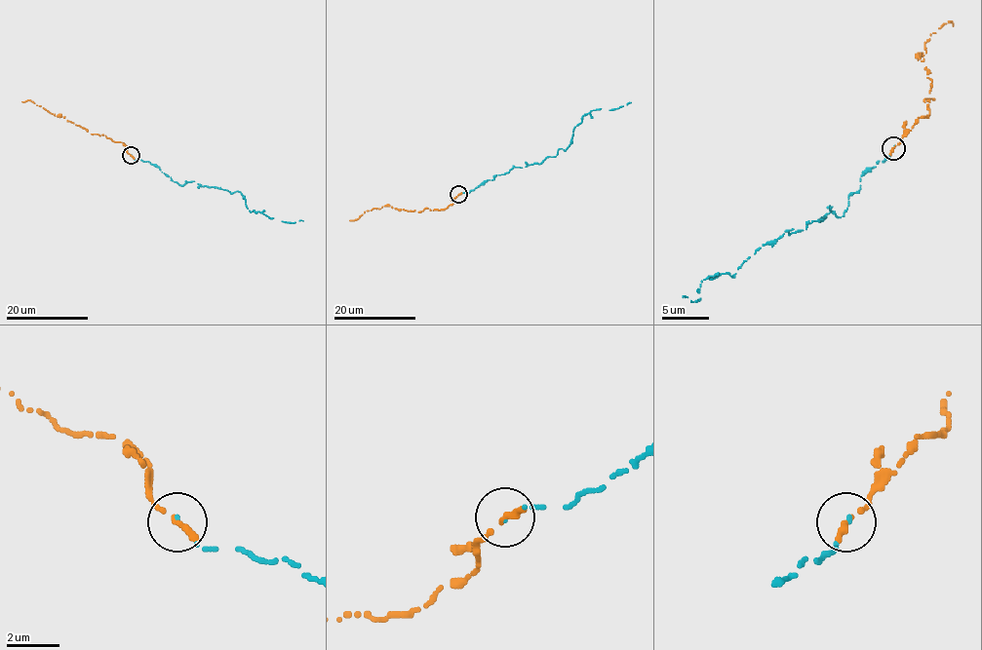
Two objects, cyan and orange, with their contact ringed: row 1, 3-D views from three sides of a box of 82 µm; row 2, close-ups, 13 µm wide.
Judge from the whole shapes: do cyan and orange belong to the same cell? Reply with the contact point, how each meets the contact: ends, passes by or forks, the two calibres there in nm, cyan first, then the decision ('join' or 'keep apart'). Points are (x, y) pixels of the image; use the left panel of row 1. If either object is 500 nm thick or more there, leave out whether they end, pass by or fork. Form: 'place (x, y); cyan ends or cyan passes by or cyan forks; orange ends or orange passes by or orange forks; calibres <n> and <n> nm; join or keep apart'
place (131, 155); cyan ends; orange ends; calibres 90 and 280 nm; join

